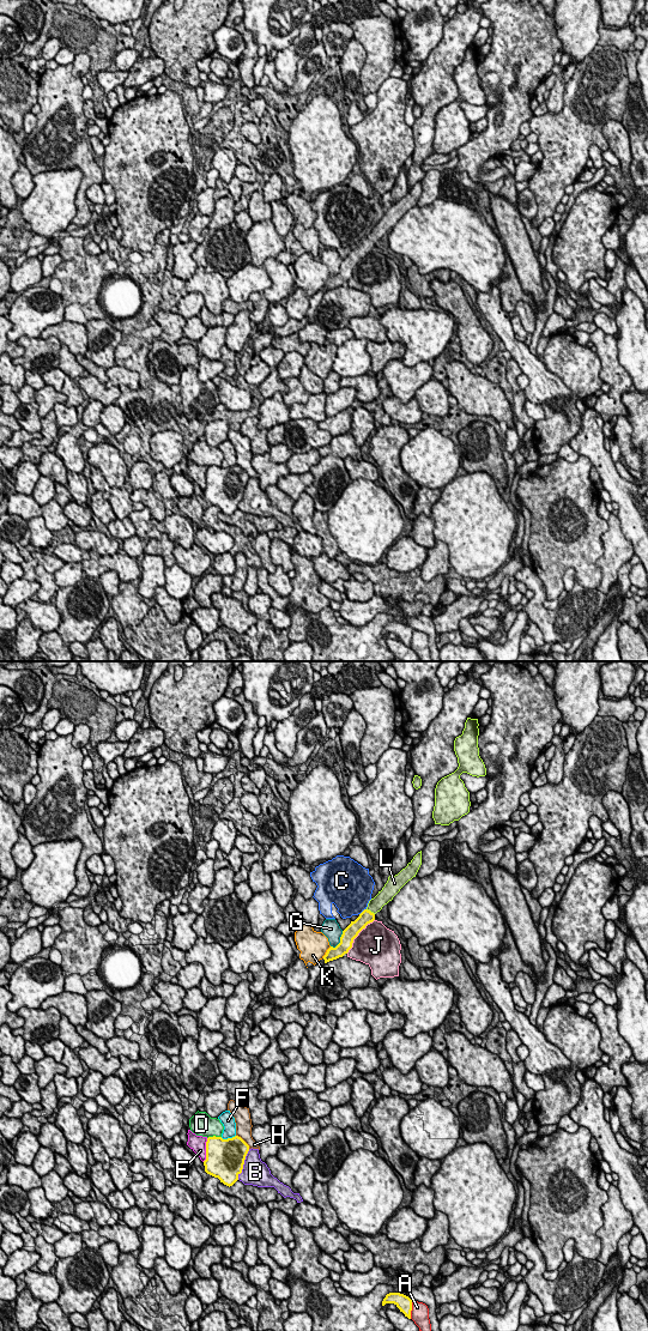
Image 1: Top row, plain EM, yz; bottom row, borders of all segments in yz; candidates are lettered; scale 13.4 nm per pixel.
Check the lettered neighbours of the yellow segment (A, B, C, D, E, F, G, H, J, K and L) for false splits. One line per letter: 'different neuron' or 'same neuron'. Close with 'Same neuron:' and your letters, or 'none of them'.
A: different neuron
B: different neuron
C: different neuron
D: different neuron
E: different neuron
F: different neuron
G: different neuron
H: different neuron
J: different neuron
K: different neuron
L: same neuron
Same neuron: L

